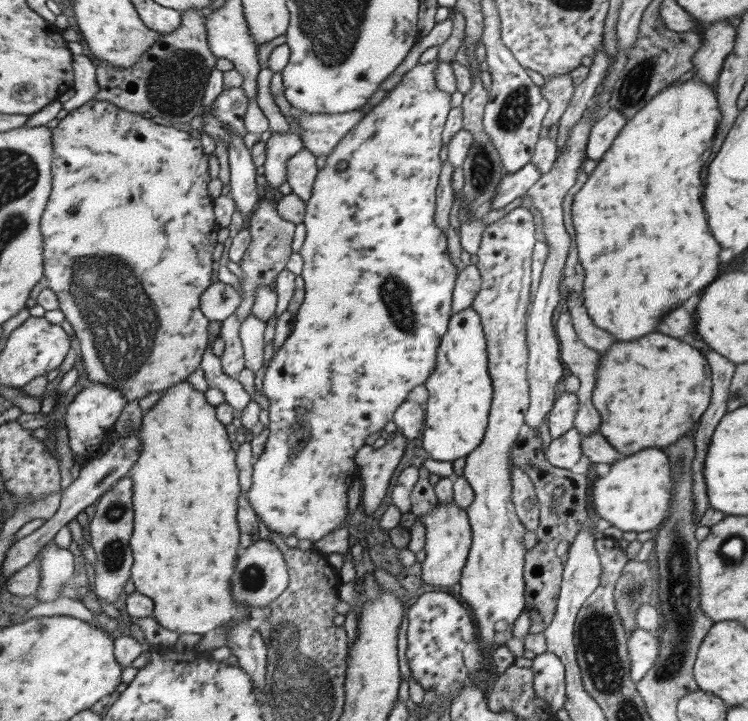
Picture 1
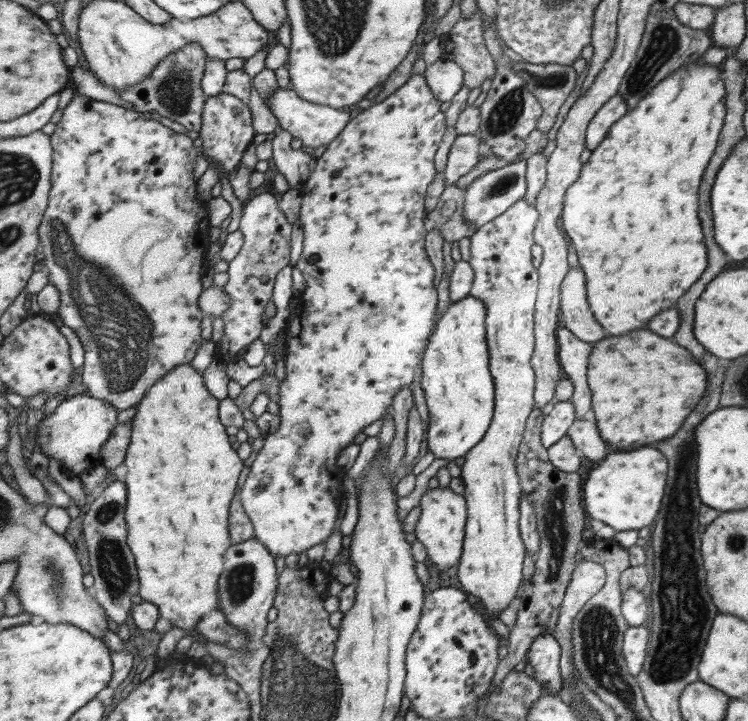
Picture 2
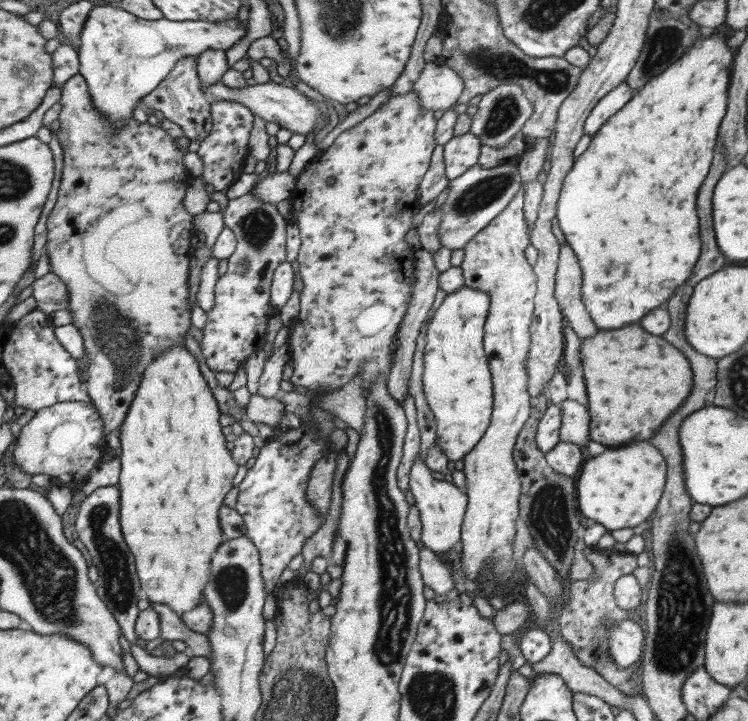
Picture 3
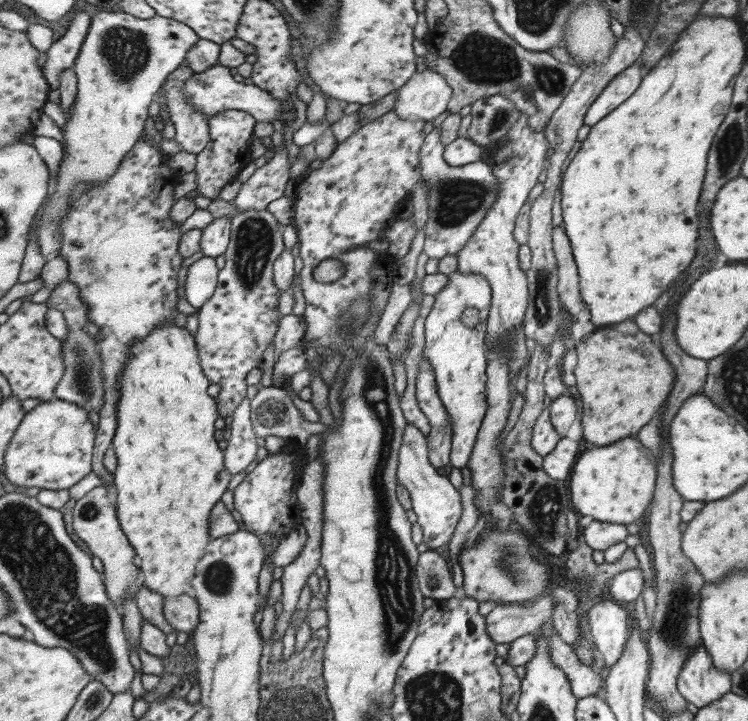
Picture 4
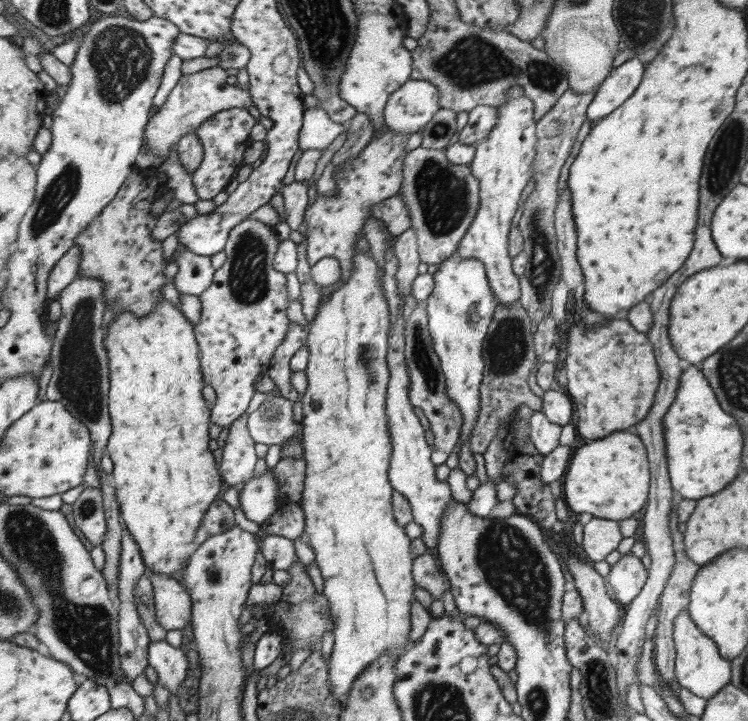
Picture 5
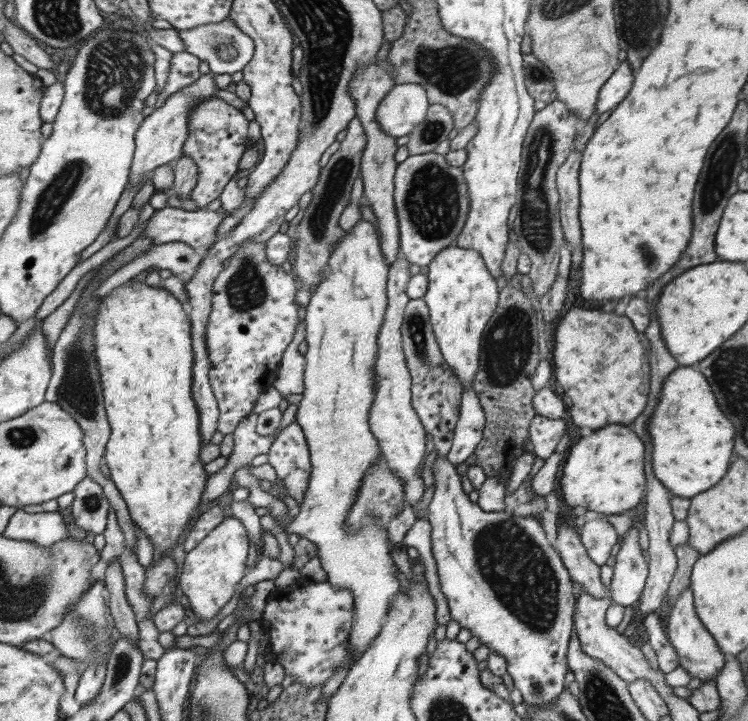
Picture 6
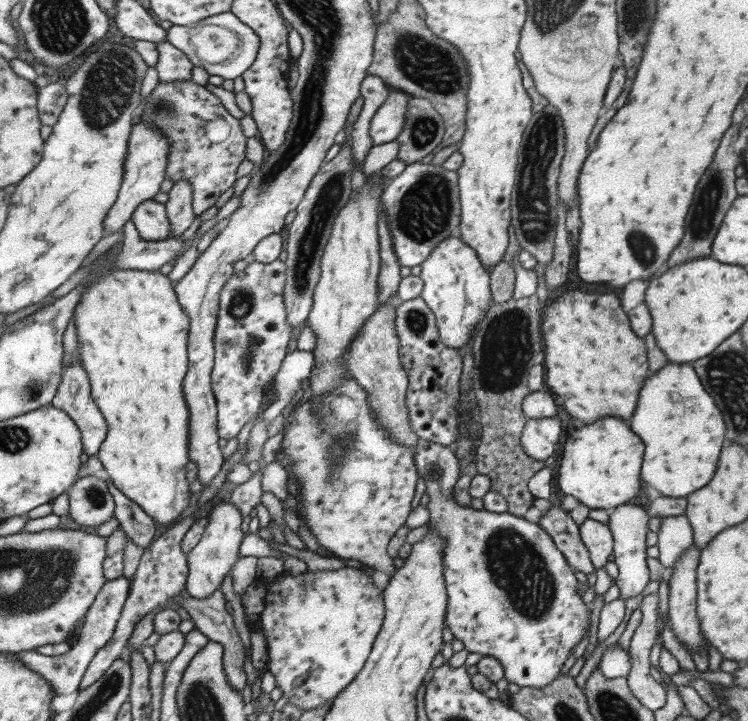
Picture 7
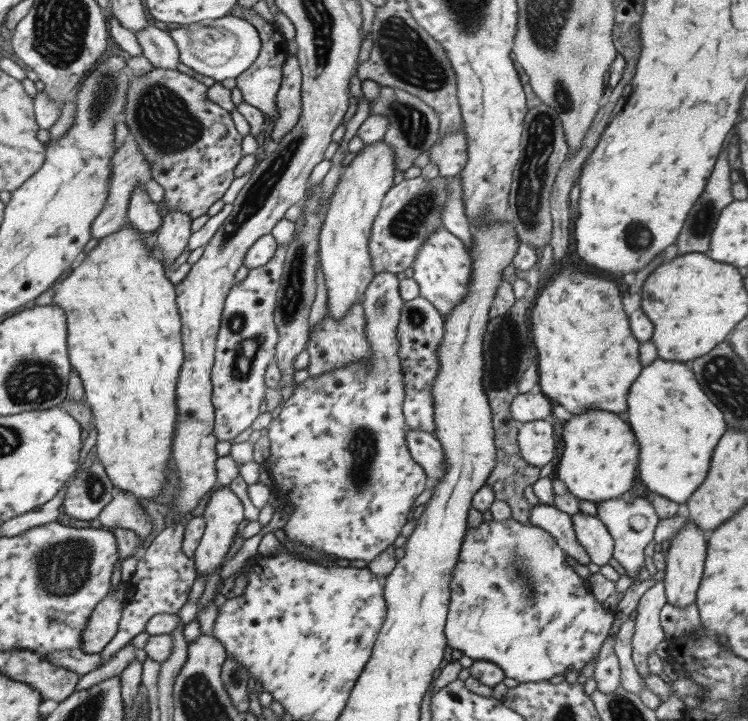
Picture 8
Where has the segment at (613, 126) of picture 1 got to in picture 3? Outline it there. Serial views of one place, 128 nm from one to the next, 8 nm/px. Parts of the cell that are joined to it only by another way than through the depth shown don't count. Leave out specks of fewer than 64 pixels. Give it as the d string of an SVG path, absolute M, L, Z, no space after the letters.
M622 81L620 85L605 97L602 97L597 105L590 111L583 128L586 135L590 137L596 136L598 130L602 128L602 124L610 118L610 115L616 114L624 104L632 98L633 90L626 81Z

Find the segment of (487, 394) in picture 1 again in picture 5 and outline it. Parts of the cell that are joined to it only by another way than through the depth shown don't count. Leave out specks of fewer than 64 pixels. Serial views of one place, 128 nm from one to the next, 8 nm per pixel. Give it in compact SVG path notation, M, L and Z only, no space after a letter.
M458 254L446 258L434 276L434 290L426 300L429 331L435 353L441 360L445 376L447 397L458 406L463 416L461 427L458 468L466 476L476 472L476 463L470 448L469 438L473 433L480 413L480 385L483 379L484 359L482 349L485 336L499 303L490 288L485 267L478 260L464 260Z

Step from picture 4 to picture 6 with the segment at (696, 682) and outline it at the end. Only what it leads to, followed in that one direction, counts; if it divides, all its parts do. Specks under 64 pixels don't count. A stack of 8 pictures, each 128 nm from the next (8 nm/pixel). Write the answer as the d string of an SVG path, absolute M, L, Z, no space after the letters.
M691 586L686 587L683 593L674 601L668 617L668 641L680 657L680 667L684 668L690 678L698 678L701 684L709 684L718 678L726 656L720 652L714 638L710 635L702 622L698 619L694 608L694 595Z

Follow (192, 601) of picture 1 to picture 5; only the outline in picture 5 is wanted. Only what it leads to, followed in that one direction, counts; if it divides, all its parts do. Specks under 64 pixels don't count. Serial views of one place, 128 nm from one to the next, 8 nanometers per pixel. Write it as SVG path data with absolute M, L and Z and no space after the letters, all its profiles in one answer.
M160 299L159 303L149 312L149 315L139 317L137 314L122 311L118 313L112 322L108 324L108 334L103 340L109 364L109 417L111 418L111 435L107 442L108 456L113 462L114 486L116 486L116 496L119 502L121 518L126 523L127 529L134 537L136 544L142 553L146 568L150 567L153 571L160 573L166 579L175 579L178 570L186 564L192 553L199 547L194 542L195 534L201 525L201 520L208 507L224 491L226 484L218 475L214 455L208 448L208 429L211 419L211 407L203 397L202 389L207 386L204 382L201 362L199 357L199 346L194 334L194 329L190 321L184 317L183 312L174 306L169 300Z

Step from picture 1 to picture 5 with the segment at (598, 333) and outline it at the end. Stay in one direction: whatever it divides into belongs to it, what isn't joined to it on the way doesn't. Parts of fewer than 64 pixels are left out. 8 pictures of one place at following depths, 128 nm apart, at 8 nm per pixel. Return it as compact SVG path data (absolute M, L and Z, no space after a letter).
M568 187L557 201L555 210L558 258L561 264L561 278L566 282L570 294L583 282L583 273L577 260L577 232L570 206Z

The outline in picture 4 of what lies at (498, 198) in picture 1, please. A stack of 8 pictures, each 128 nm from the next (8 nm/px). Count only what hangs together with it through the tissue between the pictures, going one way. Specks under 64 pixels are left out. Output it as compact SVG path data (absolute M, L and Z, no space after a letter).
M432 130L426 135L426 140L422 144L420 153L420 174L419 184L425 184L430 188L430 206L427 221L425 222L425 238L423 251L429 259L442 259L448 254L456 254L462 250L462 247L469 241L469 238L475 233L478 225L488 213L488 210L494 206L498 198L499 180L494 177L492 169L487 163L477 161L465 166L452 168L444 162L442 152L445 146L438 146L438 130Z

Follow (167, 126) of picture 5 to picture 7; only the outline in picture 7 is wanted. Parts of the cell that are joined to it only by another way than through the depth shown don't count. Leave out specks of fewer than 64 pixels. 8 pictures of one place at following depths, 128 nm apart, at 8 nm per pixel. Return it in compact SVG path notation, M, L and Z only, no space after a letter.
M140 122L133 126L132 131L130 131L128 147L128 156L126 156L126 162L124 162L124 177L118 198L103 220L103 229L106 235L121 230L126 222L131 220L133 212L142 202L154 200L160 191L160 184L166 176L170 141L168 141L164 132L150 129L143 122Z

